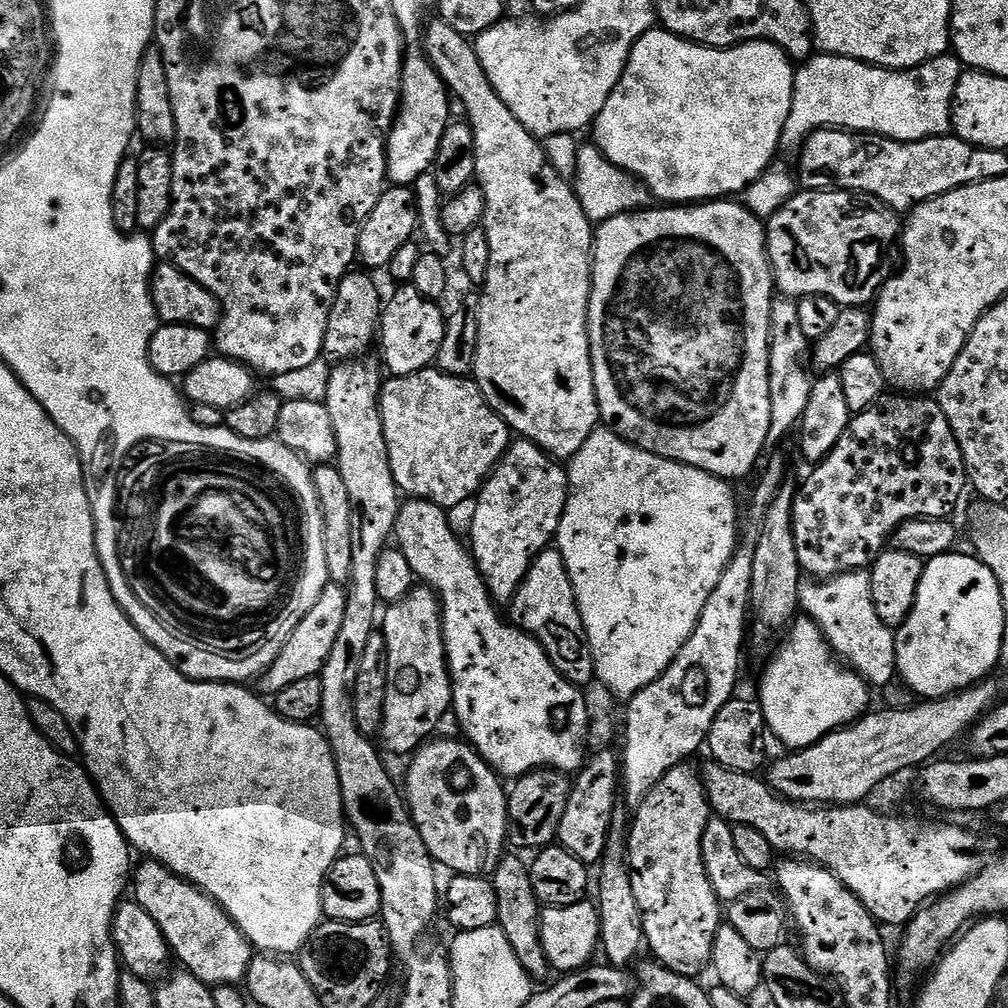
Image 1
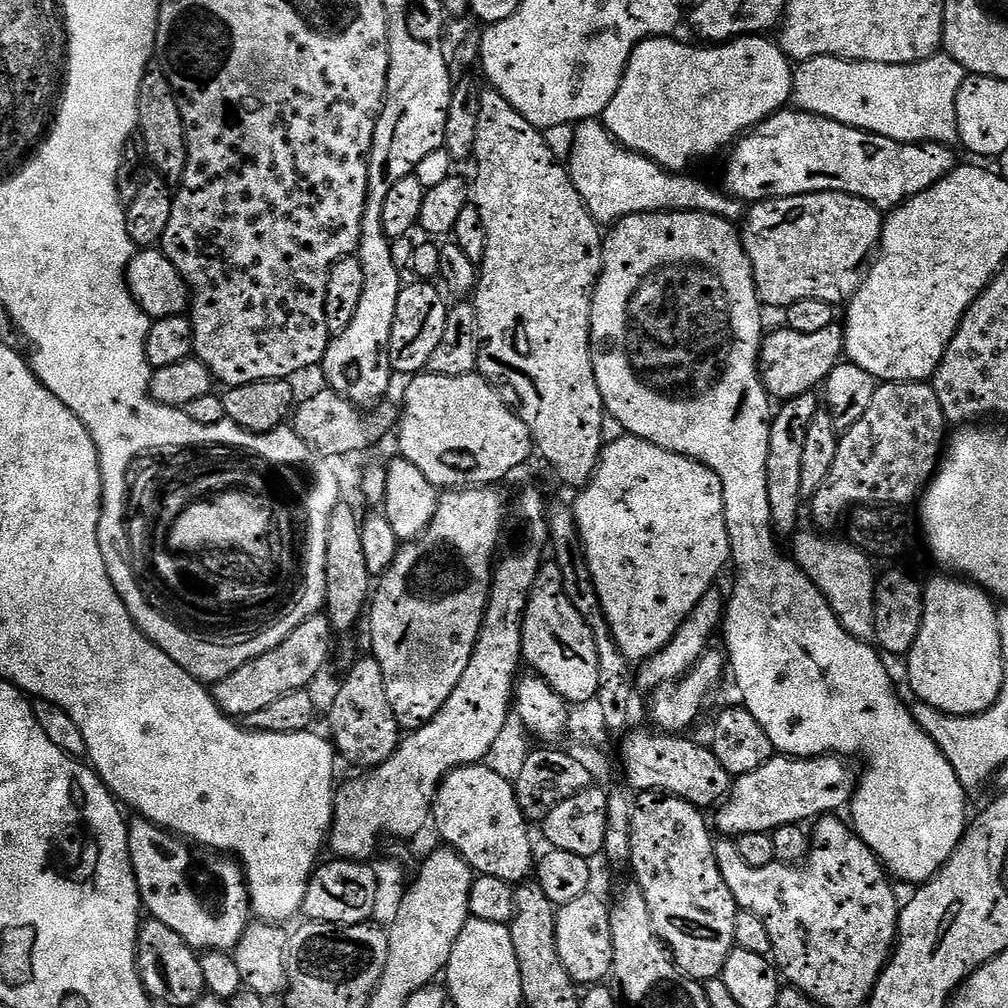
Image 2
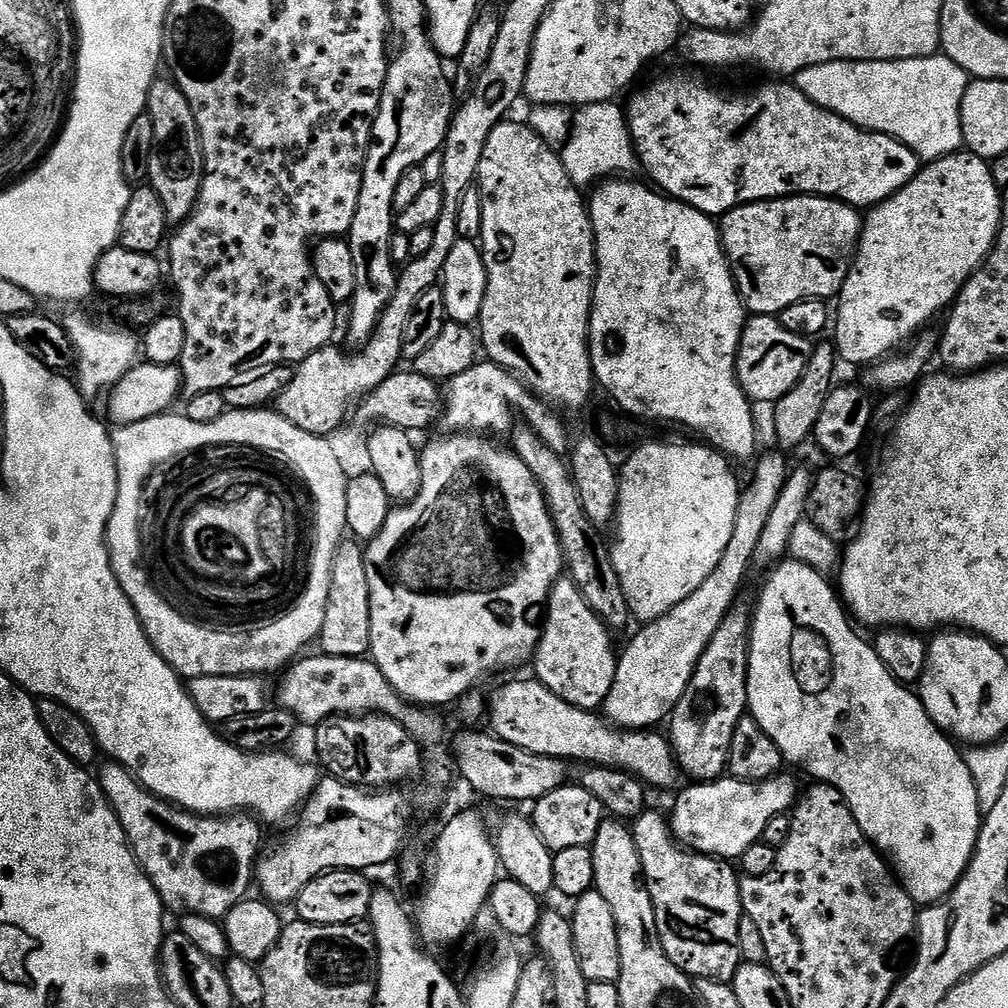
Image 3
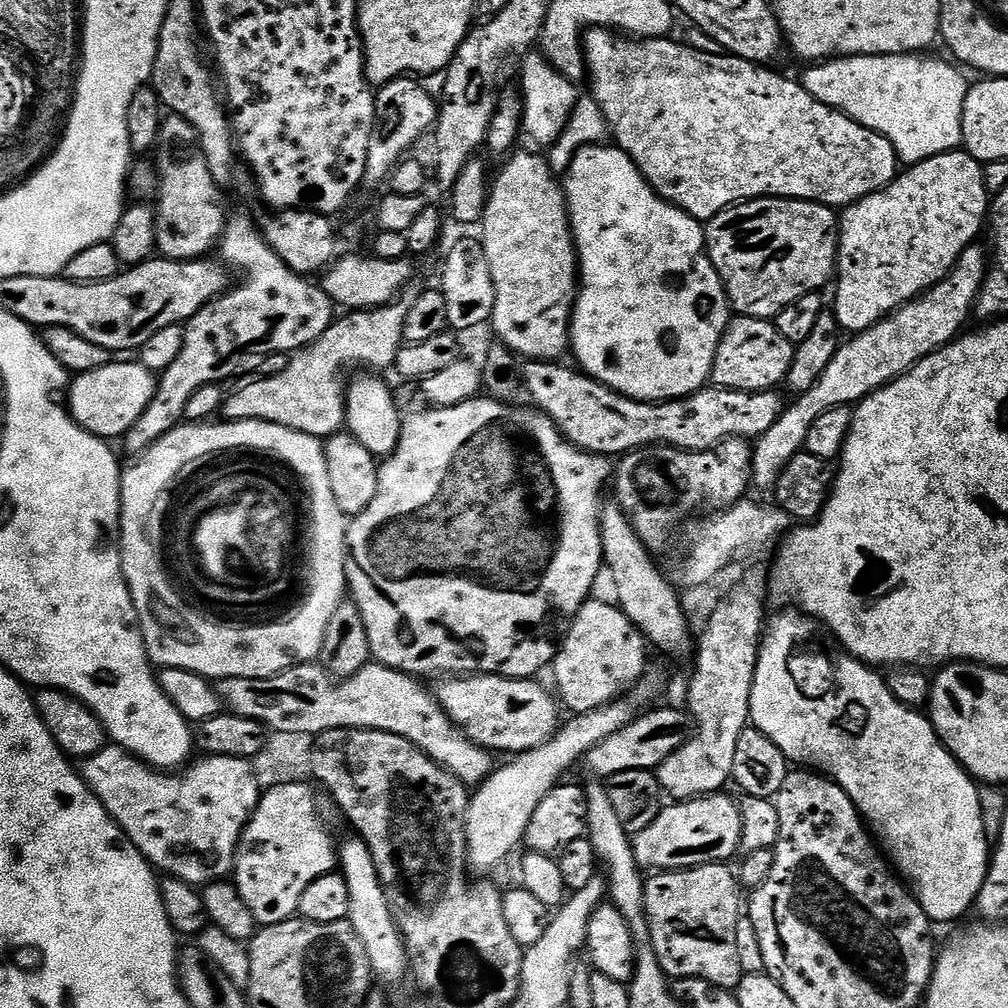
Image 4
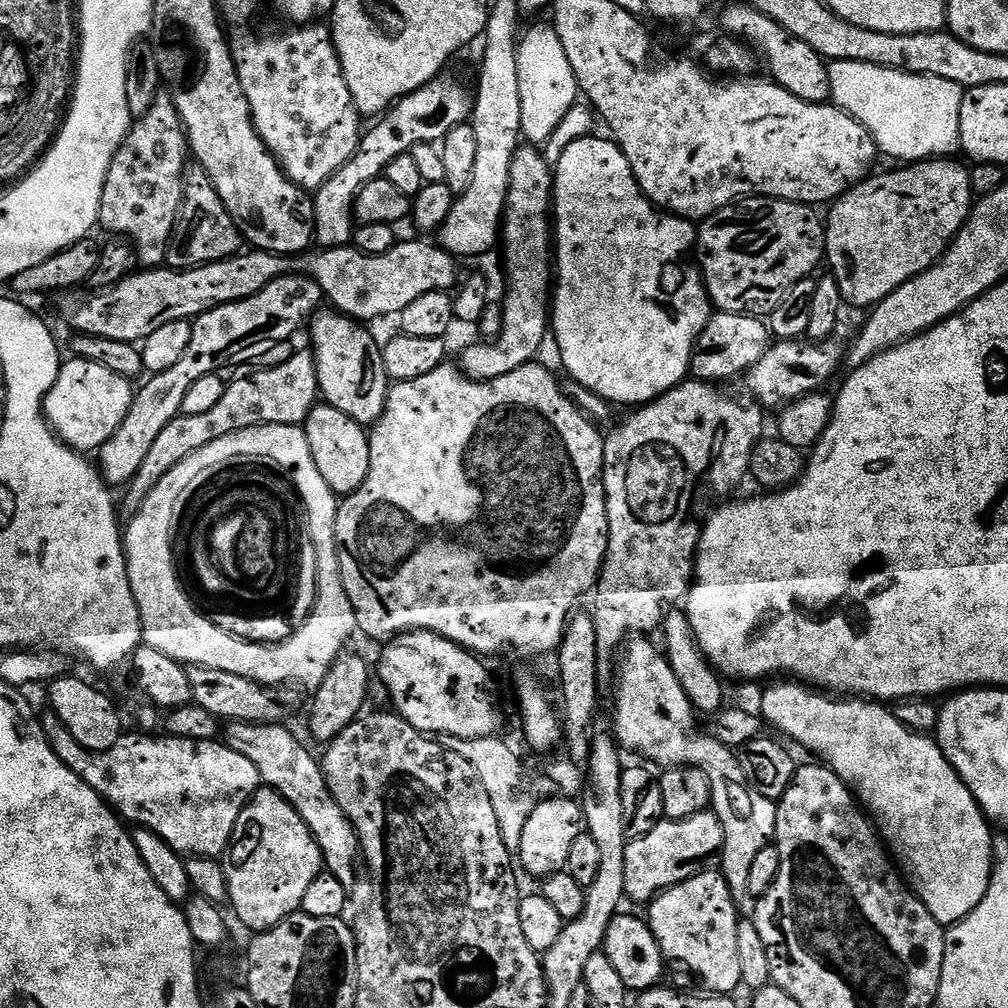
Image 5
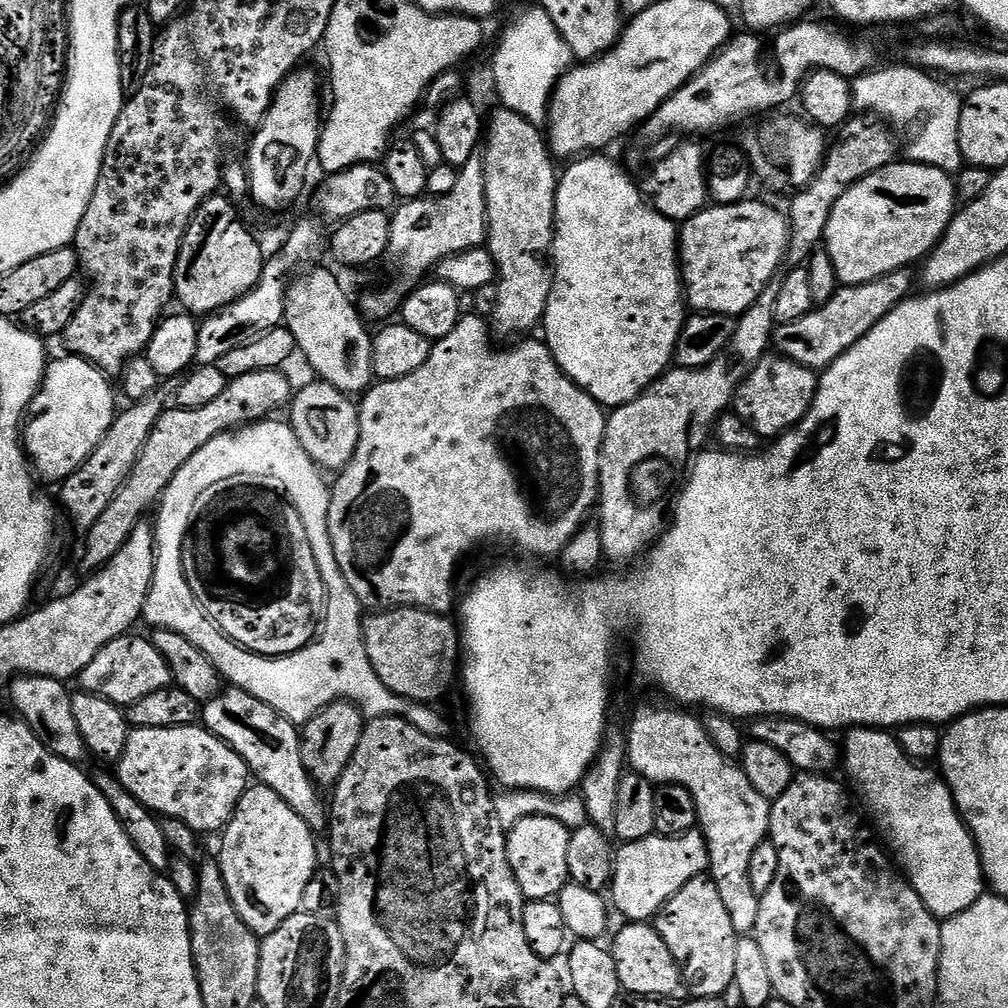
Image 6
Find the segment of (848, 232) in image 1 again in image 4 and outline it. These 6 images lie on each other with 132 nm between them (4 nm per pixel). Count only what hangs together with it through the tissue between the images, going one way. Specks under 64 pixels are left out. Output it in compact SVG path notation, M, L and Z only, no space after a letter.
M761 196L758 200L745 200L722 210L713 220L707 221L704 230L704 247L708 254L708 261L714 266L724 292L728 295L731 311L741 316L753 316L759 320L772 320L783 308L790 306L794 298L802 298L802 294L807 292L820 292L827 284L829 287L833 283L836 274L836 249L840 247L838 212L837 209L830 208L826 204L816 204L813 200L790 200L779 196Z

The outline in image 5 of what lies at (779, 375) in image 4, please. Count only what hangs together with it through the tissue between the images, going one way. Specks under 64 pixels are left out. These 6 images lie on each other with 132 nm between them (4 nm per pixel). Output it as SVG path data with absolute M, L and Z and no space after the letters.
M713 311L710 322L702 330L702 334L696 340L696 345L692 351L691 375L695 379L709 382L721 382L720 380L728 380L731 376L743 377L760 361L762 354L766 354L769 343L770 329L761 317L743 312Z

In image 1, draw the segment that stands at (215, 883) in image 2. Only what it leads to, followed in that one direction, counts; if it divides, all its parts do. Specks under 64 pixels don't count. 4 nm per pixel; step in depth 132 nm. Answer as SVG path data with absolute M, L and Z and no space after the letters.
M145 859L137 863L134 868L134 898L158 922L158 930L166 938L172 955L177 961L181 960L183 967L198 978L202 983L209 986L221 984L239 985L247 977L248 967L254 955L254 949L246 937L240 932L240 927L228 917L224 907L216 900L212 900L200 888L195 888L189 880L176 876L169 868L162 866L156 860Z

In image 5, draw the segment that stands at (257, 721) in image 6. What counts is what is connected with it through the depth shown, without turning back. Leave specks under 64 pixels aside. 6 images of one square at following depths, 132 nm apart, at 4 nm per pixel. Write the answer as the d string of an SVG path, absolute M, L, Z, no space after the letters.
M234 720L223 725L222 740L228 747L242 754L242 758L250 758L250 762L258 766L261 781L275 792L280 792L282 798L294 806L302 822L306 822L314 842L318 842L320 853L324 855L326 871L334 874L342 886L349 890L355 889L356 864L358 868L362 860L360 840L338 802L334 802L332 791L324 781L320 760L312 757L284 724L247 724Z

